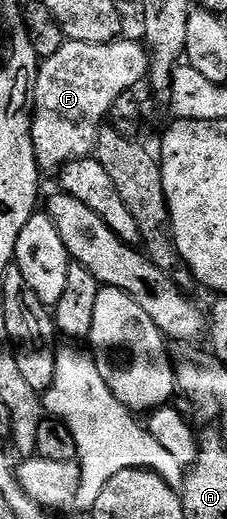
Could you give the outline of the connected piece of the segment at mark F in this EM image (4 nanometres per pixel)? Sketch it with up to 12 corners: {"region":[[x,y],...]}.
{"region":[[65,39],[30,97],[41,173],[91,157],[118,94],[139,39]]}

